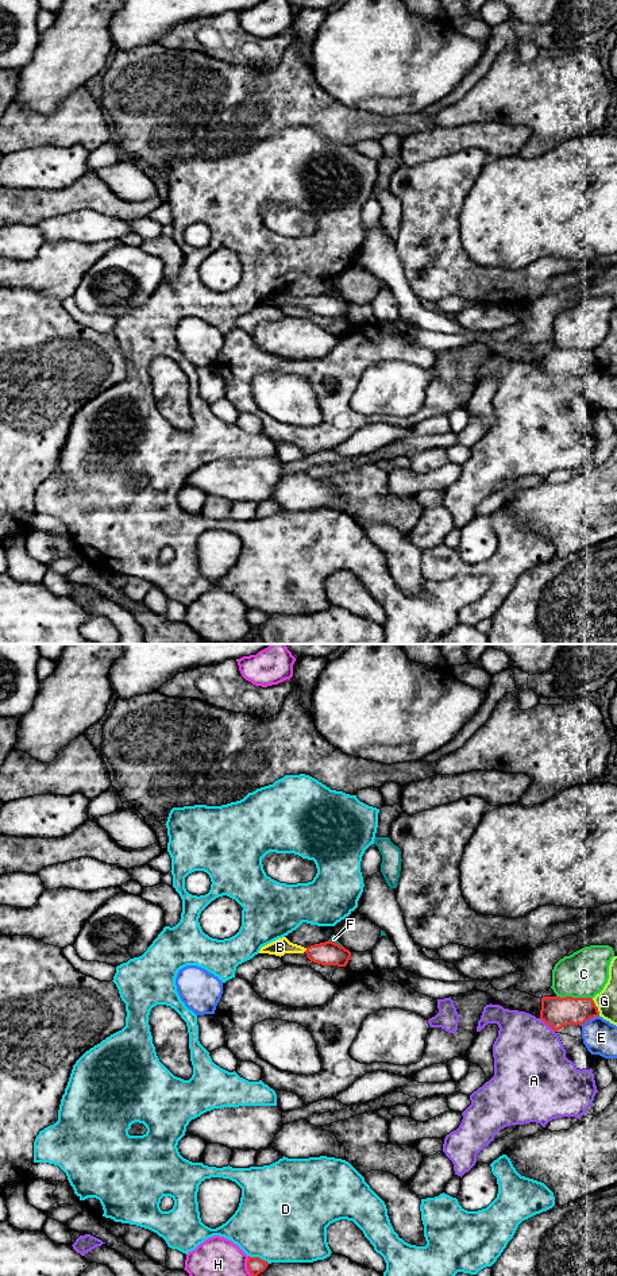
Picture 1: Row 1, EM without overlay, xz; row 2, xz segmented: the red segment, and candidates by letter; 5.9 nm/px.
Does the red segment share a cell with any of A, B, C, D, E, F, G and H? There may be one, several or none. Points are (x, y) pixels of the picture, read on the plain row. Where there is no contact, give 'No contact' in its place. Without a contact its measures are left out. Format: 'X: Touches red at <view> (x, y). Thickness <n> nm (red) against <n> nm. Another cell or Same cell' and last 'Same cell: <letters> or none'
A: Touches red at xz (547, 376). Thickness 180 nm (red) against 440 nm. Another cell
B: Touches red at xz (307, 301). Thickness 140 nm (red) against 100 nm. Same cell
C: Touches red at xz (574, 350). Thickness 180 nm (red) against 280 nm. Another cell
D: Touches red at xz (258, 609). Thickness 100 nm (red) against 500 nm. Another cell
E: Touches red at xz (589, 370). Thickness 180 nm (red) against 200 nm. Another cell
F: Touches red at xz (335, 295). Thickness 140 nm (red) against 40 nm. Another cell
G: Touches red at xz (597, 359). Thickness 180 nm (red) against 130 nm. Another cell
H: Touches red at xz (247, 617). Thickness 100 nm (red) against 320 nm. Another cell
Same cell: B

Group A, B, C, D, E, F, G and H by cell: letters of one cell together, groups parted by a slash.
A / B / C / D / E / F / G / H

